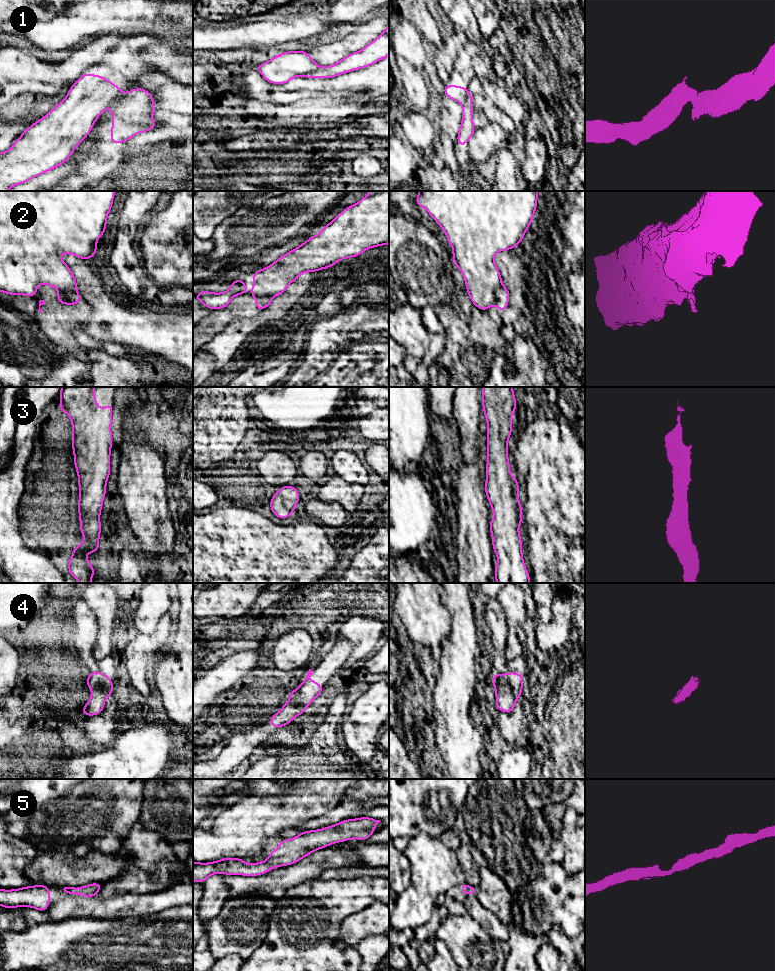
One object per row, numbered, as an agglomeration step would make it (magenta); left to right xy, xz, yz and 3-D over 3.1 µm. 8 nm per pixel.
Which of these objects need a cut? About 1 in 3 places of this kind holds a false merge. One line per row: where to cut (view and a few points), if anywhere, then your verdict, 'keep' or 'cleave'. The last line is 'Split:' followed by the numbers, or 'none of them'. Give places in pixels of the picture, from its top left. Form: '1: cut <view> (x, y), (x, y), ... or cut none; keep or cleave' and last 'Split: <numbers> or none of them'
1: cut xz (317, 67), (303, 75); cleave
2: cut yz (501, 284), (495, 290), (495, 300), (493, 302); cleave
3: cut none; keep
4: cut none; keep
5: cut none; keep
Split: 1, 2

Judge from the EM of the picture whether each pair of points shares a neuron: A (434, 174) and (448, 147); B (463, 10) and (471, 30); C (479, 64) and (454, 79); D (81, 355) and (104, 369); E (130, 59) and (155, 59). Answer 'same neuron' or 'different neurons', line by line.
A: different neurons
B: same neuron
C: different neurons
D: different neurons
E: different neurons

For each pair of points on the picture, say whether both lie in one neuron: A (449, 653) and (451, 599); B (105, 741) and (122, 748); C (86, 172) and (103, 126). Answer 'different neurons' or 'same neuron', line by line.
A: same neuron
B: different neurons
C: same neuron

